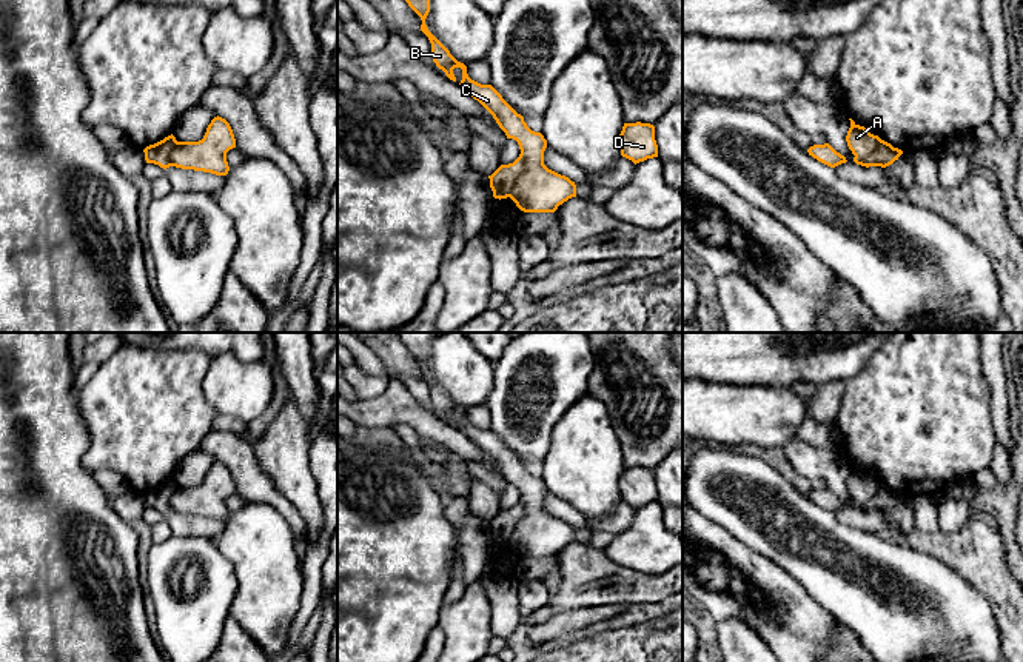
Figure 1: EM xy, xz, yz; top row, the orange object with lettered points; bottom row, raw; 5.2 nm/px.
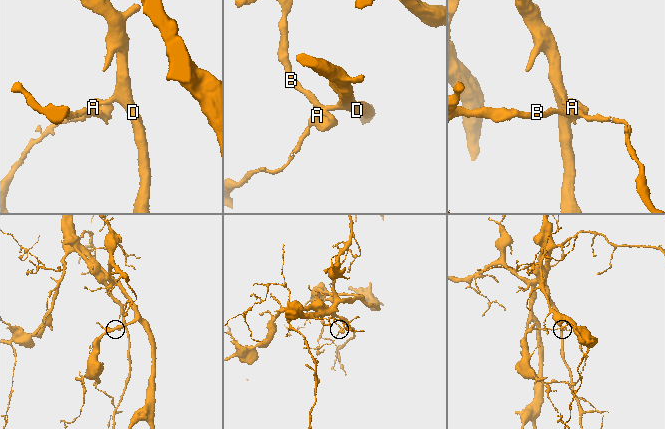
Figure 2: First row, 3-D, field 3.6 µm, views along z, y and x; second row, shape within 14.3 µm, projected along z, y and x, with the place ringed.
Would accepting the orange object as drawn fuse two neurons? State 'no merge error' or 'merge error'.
merge error

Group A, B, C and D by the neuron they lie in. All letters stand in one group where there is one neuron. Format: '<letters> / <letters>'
A D / B C

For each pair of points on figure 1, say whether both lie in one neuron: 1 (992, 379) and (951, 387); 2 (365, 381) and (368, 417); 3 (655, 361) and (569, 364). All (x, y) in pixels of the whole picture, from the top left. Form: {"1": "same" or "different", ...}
{"1": "different", "2": "different", "3": "different"}

